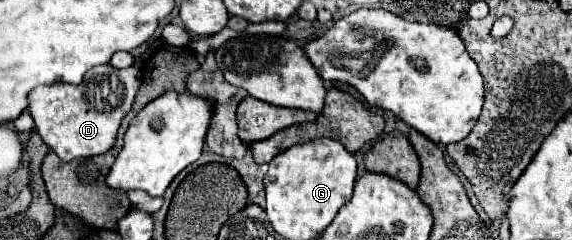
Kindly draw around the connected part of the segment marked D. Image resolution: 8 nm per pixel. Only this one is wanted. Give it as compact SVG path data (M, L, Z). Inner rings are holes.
M110 64L88 70L82 84L52 84L36 88L28 100L28 110L44 144L54 150L64 162L74 158L90 158L104 154L116 144L116 134L122 118L130 112L134 96L140 88L138 68L118 70Z

